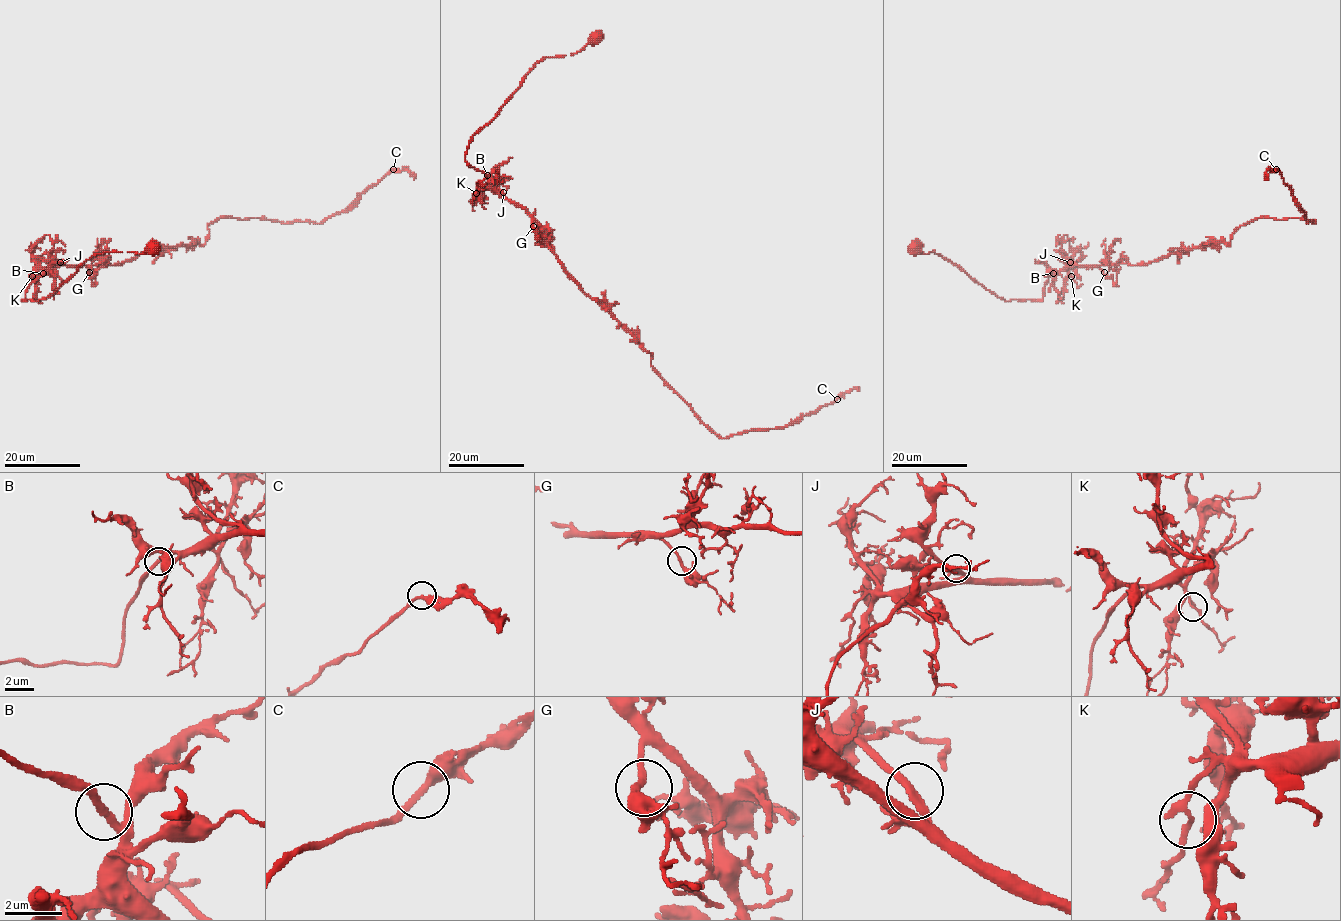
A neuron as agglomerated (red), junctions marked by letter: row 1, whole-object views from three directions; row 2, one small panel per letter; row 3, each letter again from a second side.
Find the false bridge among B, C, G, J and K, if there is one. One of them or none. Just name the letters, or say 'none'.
none

